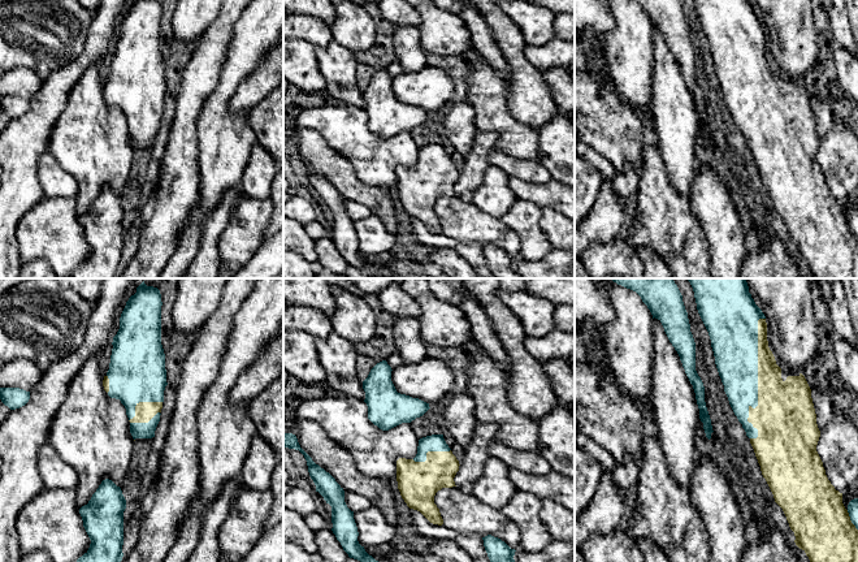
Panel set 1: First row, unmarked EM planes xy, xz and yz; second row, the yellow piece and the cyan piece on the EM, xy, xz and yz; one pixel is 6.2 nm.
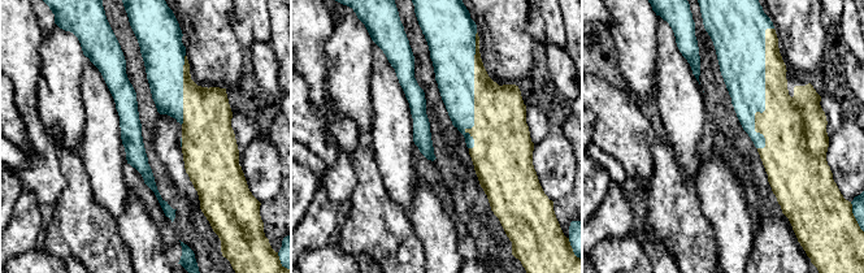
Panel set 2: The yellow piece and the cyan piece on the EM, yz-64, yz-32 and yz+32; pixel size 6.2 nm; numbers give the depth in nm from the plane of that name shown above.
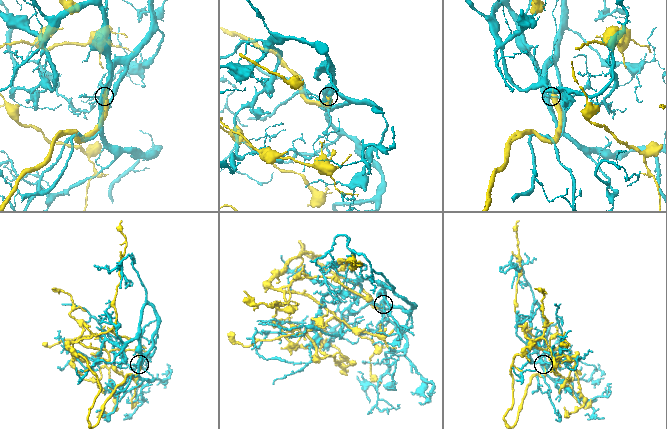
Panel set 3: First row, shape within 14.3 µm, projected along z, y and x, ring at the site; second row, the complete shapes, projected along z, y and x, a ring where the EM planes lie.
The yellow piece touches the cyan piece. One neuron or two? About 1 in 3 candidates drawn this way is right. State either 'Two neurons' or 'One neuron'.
One neuron

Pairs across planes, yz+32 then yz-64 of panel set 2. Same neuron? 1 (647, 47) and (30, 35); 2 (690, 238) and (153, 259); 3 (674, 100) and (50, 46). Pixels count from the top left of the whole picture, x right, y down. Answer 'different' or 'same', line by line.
1: different
2: different
3: different

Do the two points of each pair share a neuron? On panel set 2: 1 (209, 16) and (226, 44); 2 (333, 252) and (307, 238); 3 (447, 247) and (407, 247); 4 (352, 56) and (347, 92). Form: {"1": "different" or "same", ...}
{"1": "same", "2": "different", "3": "different", "4": "same"}

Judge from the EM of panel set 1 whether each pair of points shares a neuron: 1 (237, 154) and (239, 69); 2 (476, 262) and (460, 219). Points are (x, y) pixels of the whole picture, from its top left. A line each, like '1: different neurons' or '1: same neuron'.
1: same neuron
2: different neurons

